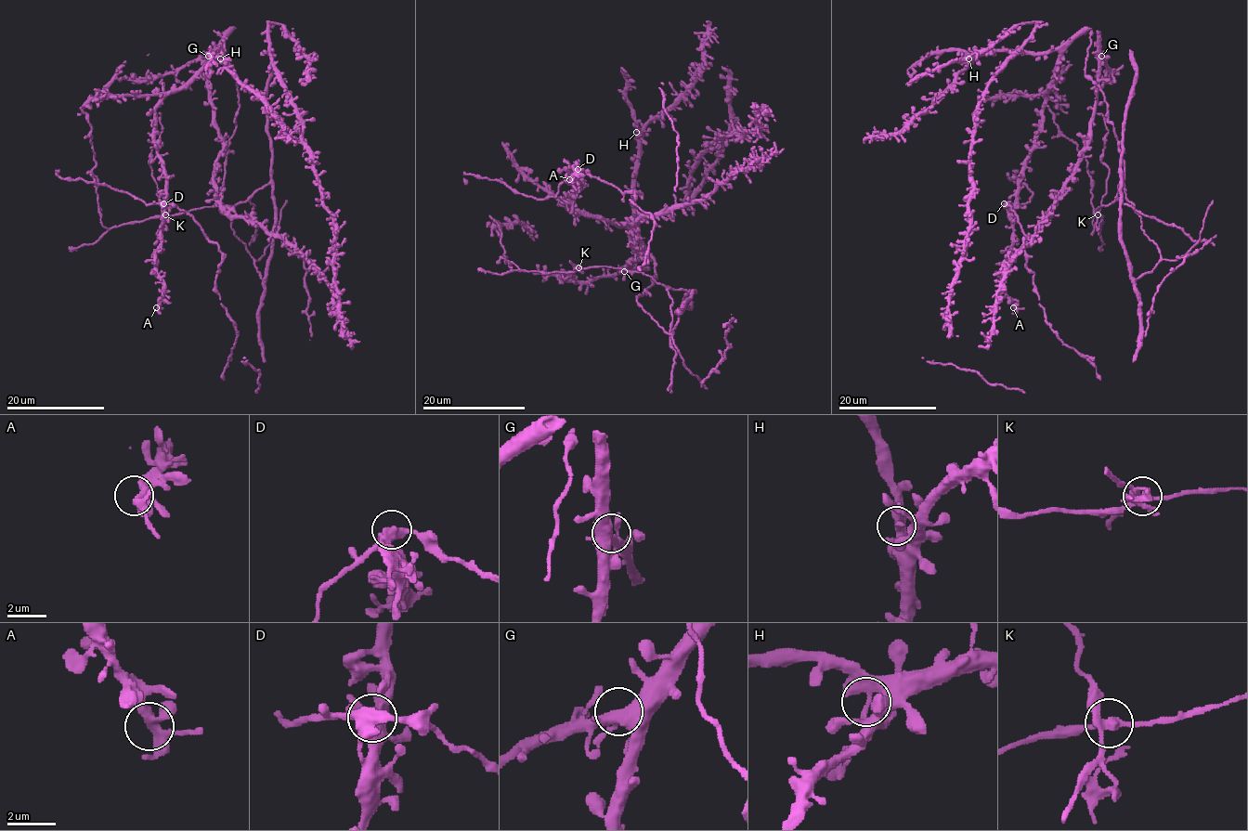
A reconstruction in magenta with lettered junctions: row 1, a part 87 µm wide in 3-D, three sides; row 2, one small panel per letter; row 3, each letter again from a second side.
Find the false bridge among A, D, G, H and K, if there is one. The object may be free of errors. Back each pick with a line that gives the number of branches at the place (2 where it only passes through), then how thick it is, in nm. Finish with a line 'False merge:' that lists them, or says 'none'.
K: 4 branches meet; 300 nm thick
False merge: K

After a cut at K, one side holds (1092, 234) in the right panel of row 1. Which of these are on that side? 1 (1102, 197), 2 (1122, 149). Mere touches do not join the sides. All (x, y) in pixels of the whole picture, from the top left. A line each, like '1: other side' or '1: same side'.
1: same side
2: other side

